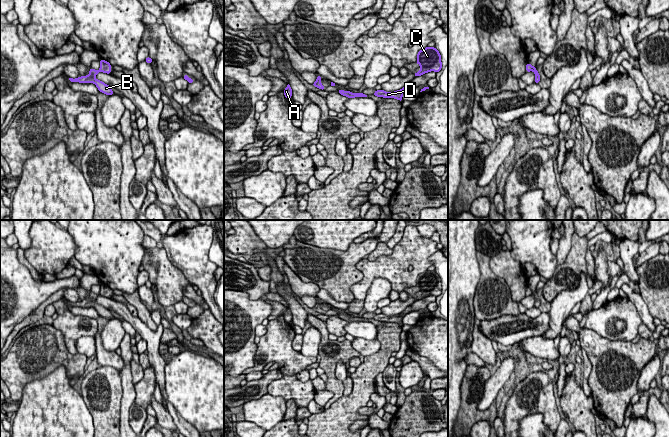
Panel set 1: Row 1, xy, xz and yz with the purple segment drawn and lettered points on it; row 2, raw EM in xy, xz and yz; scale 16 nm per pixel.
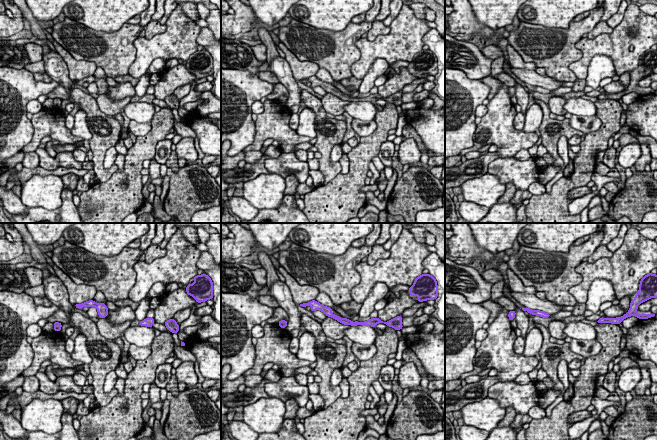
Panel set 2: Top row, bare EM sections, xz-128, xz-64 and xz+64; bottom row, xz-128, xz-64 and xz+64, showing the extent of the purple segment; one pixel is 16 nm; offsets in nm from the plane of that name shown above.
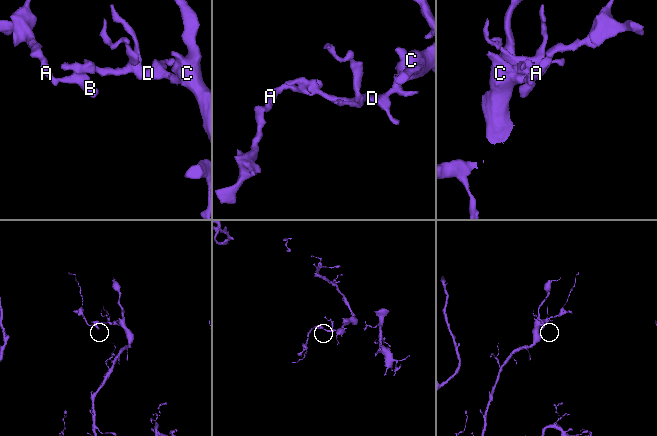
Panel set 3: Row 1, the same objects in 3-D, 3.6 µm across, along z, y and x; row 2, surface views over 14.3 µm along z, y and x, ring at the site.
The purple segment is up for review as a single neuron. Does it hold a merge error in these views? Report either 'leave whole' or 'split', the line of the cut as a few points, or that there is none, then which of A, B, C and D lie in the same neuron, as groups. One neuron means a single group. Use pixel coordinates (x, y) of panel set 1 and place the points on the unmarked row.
leave whole; cut none; groups A B C D

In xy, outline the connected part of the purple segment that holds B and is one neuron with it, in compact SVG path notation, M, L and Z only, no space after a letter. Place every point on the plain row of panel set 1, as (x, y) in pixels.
M100 283L100 293L97 295L93 292L90 292L89 298L87 300L81 300L78 302L70 302L68 304L72 307L79 306L79 307L93 307L98 312L99 316L102 316L108 320L113 319L113 315L111 311L104 306L97 304L95 301L99 296L111 298L111 288L105 284Z

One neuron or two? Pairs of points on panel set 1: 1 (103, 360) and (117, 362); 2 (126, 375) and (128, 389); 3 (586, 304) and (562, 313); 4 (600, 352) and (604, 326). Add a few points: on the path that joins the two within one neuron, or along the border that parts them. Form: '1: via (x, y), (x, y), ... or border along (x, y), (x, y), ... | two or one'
1: via (106, 360), (114, 360) | one
2: via (126, 378), (128, 386) | one
3: border along (587, 292), (581, 302) | two
4: border along (583, 327), (590, 328), (610, 340), (625, 342) | two

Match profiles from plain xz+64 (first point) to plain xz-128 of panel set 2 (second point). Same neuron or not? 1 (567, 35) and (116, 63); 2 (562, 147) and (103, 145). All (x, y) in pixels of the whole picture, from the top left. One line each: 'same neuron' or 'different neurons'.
1: same neuron
2: different neurons

